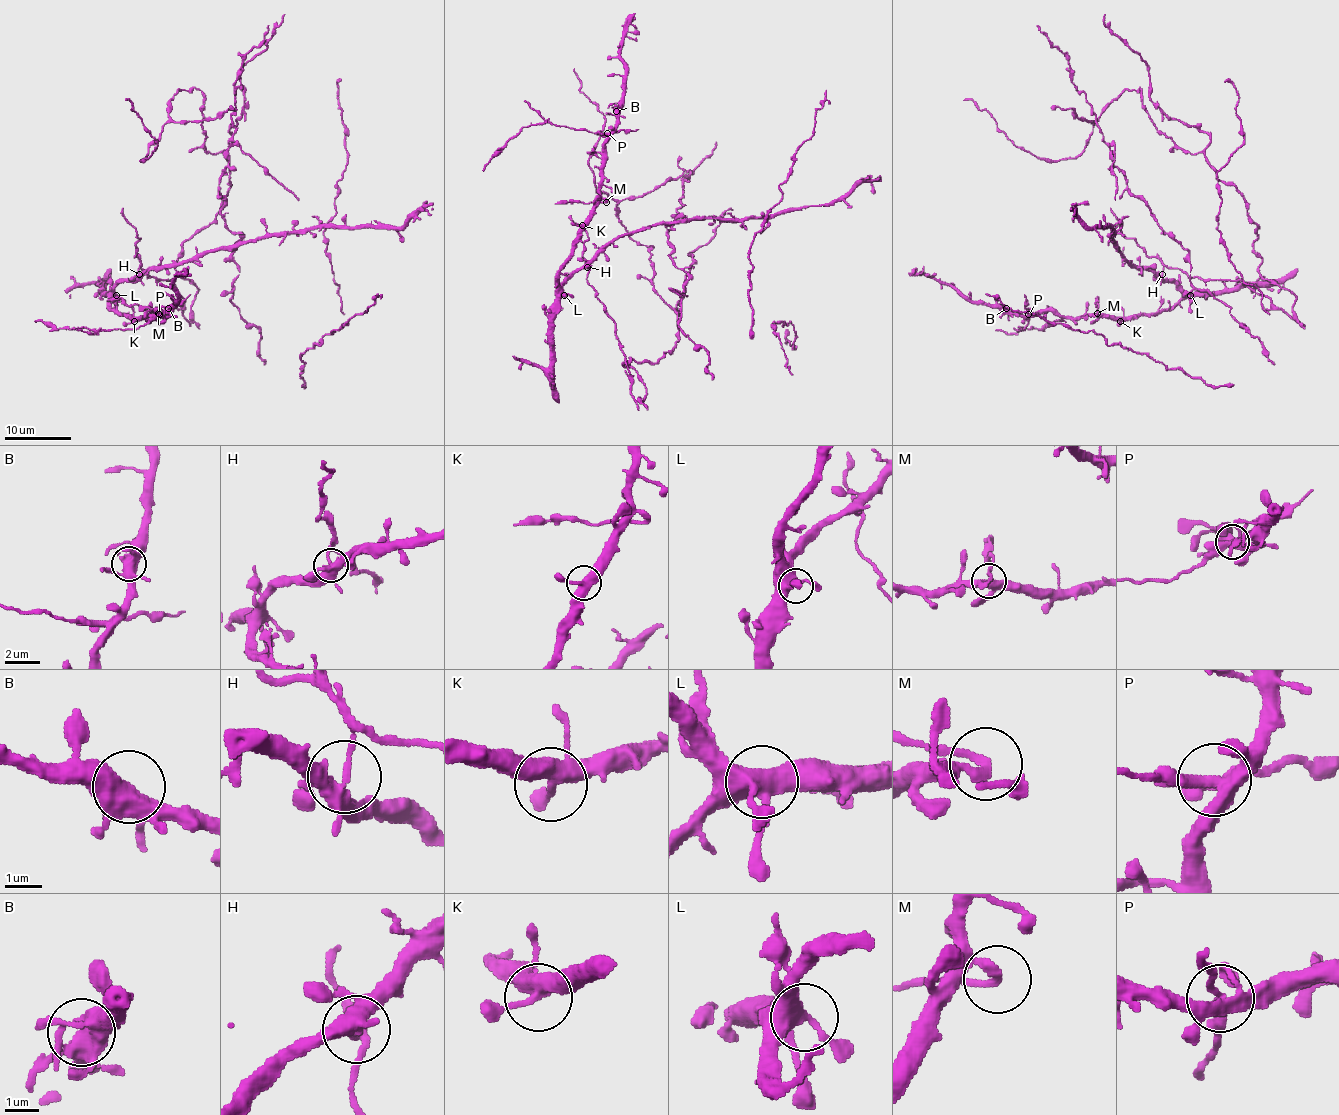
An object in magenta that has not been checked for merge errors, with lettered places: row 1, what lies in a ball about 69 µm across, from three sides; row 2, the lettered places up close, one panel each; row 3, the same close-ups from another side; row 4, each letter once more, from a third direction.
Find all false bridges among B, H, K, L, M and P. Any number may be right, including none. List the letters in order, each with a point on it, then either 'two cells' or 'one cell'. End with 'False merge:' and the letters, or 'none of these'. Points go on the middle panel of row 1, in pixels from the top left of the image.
B: place (616, 111); one cell
H: place (587, 267); two cells
K: place (582, 225); one cell
L: place (564, 295); one cell
M: place (606, 202); two cells
P: place (607, 133); two cells
False merge: H, M, P

